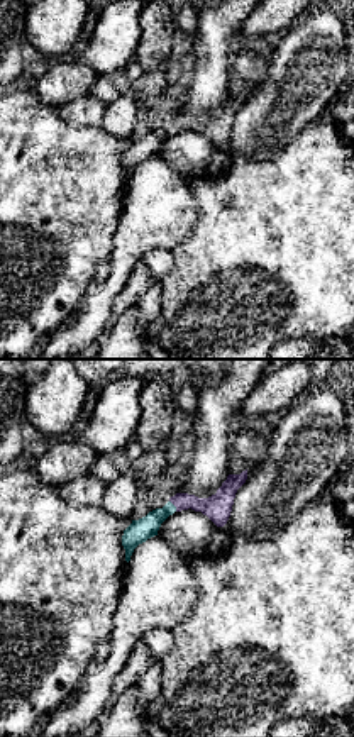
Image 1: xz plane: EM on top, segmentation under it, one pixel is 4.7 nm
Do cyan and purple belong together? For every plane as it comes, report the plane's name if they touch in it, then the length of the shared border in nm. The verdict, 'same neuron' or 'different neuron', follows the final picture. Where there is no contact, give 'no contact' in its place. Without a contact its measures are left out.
contact in xz; length 70 nm

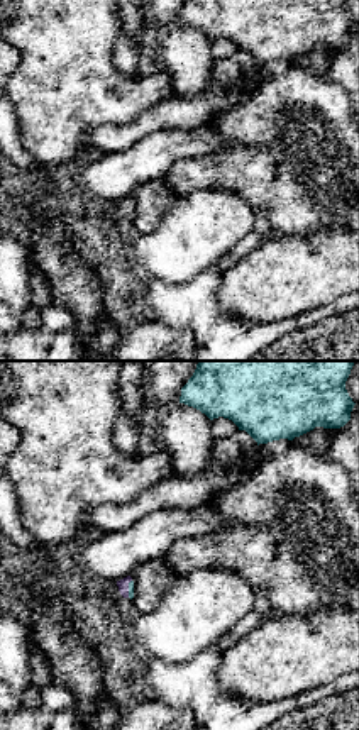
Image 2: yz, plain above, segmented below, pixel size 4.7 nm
contact in yz; length 90 nm

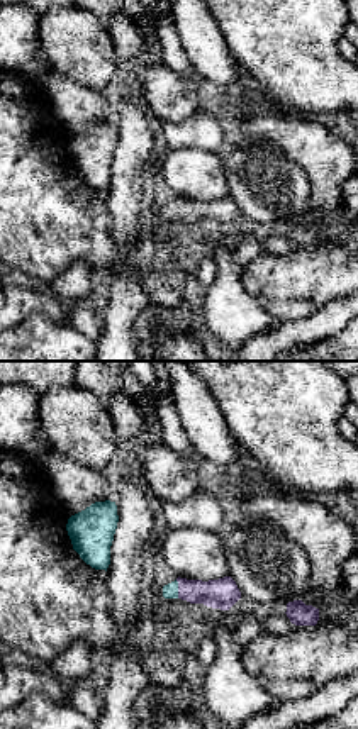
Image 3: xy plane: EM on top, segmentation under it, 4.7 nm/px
contact in xy; length 90 nm

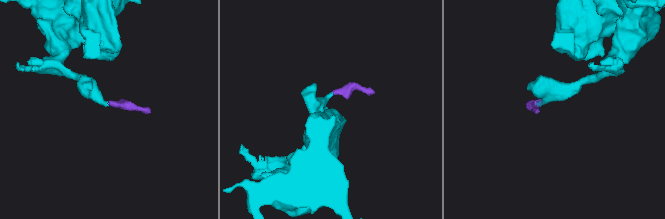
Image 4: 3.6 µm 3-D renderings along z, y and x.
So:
same neuron

